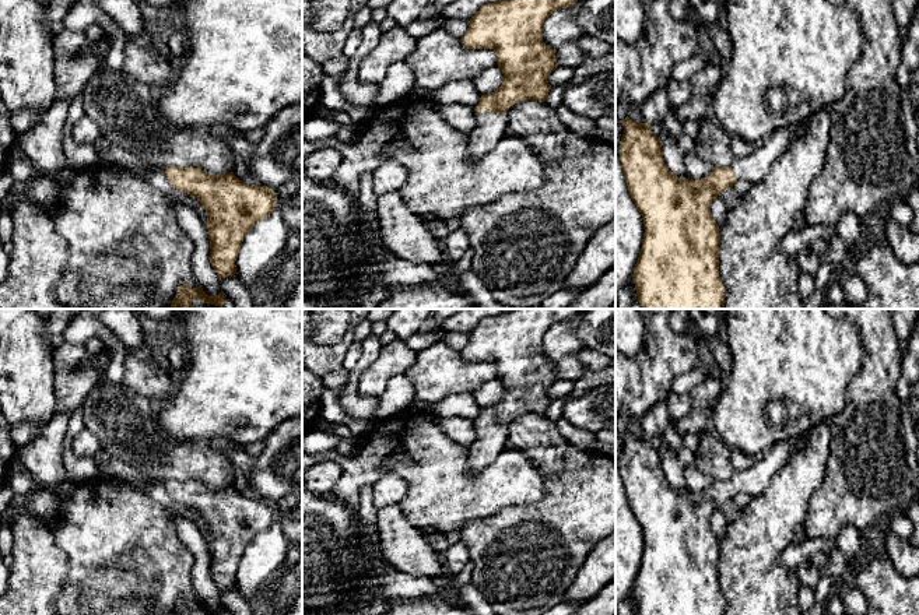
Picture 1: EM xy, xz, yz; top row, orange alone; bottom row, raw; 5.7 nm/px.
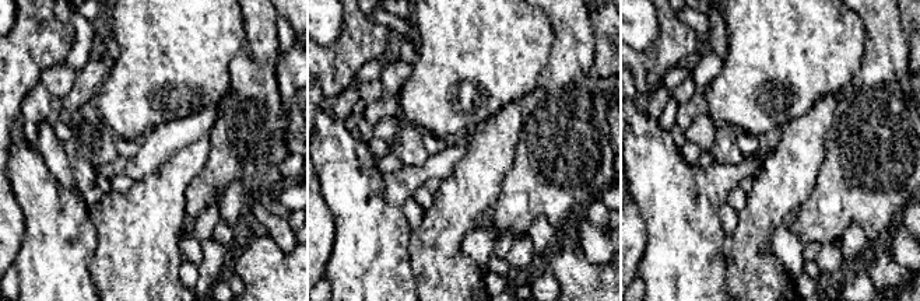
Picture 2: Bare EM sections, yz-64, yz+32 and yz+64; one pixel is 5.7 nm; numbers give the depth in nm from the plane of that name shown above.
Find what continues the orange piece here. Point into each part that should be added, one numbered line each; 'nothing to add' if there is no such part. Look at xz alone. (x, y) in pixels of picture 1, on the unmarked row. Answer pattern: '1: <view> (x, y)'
1: xz (490, 440)

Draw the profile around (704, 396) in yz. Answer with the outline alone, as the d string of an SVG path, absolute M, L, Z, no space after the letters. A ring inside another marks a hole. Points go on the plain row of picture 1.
M708 376L691 391L692 405L690 412L677 421L677 433L699 433L711 424L711 411L723 389L723 379Z

